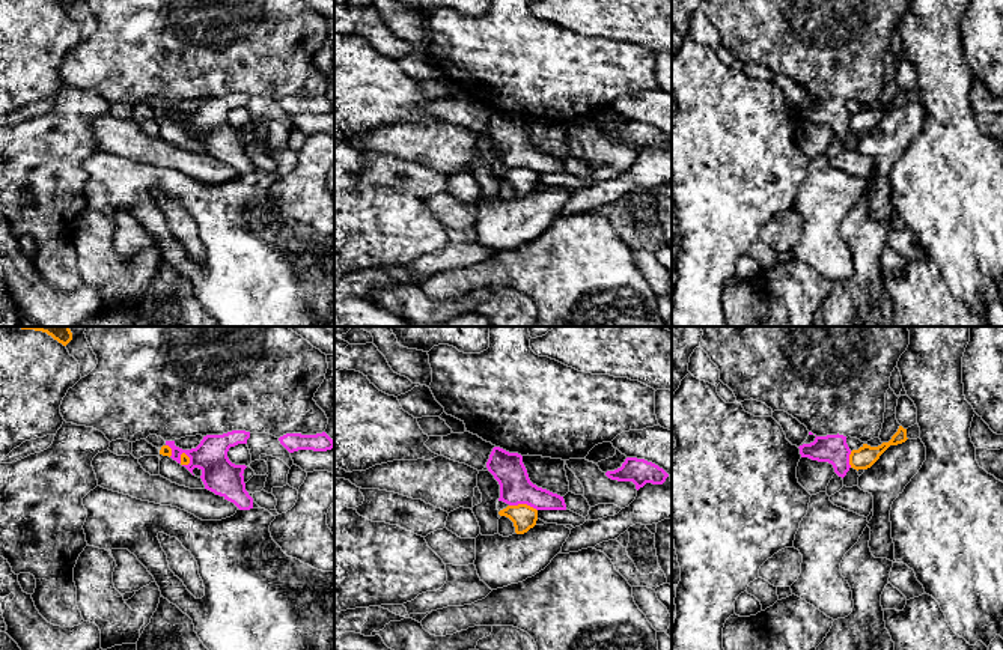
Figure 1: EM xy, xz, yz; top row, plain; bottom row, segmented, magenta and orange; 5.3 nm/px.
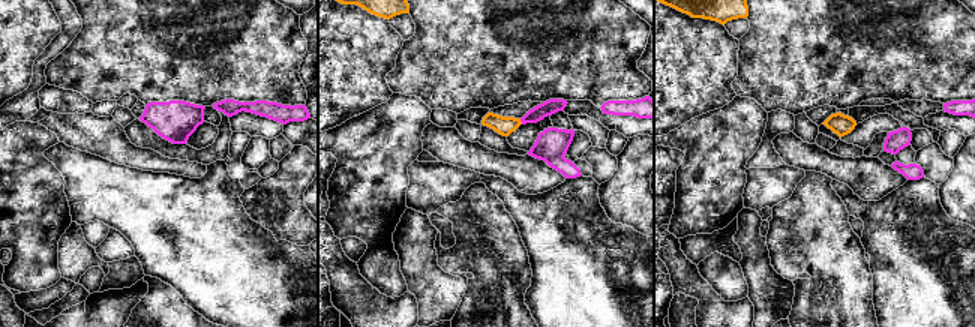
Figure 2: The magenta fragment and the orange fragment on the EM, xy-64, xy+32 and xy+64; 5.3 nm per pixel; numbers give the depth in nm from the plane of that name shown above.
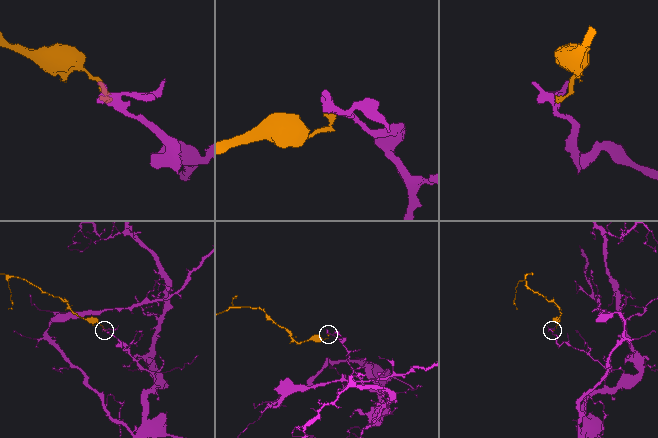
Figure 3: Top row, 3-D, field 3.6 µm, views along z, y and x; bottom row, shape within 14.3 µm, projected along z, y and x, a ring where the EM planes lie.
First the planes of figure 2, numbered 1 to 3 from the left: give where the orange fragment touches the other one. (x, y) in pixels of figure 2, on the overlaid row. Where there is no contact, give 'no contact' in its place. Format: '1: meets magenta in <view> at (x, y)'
1: no contact
2: meets magenta in xy+32 at (521, 120)
3: no contact

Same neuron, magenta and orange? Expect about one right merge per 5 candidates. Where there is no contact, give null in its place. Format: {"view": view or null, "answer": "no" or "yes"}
{"view": "xz", "answer": "no"}

